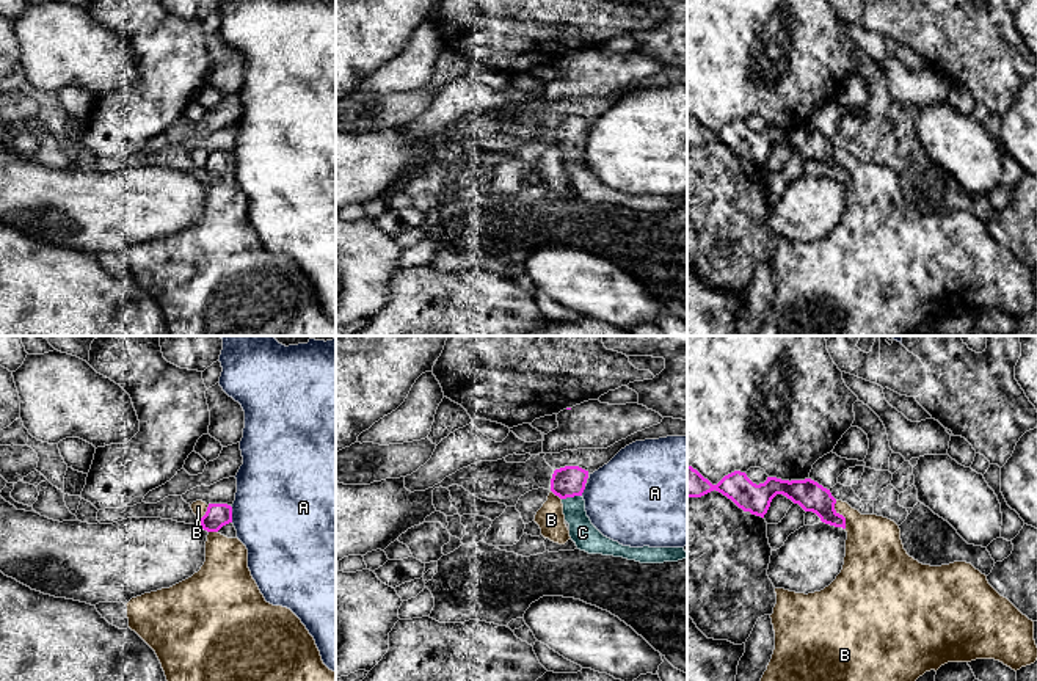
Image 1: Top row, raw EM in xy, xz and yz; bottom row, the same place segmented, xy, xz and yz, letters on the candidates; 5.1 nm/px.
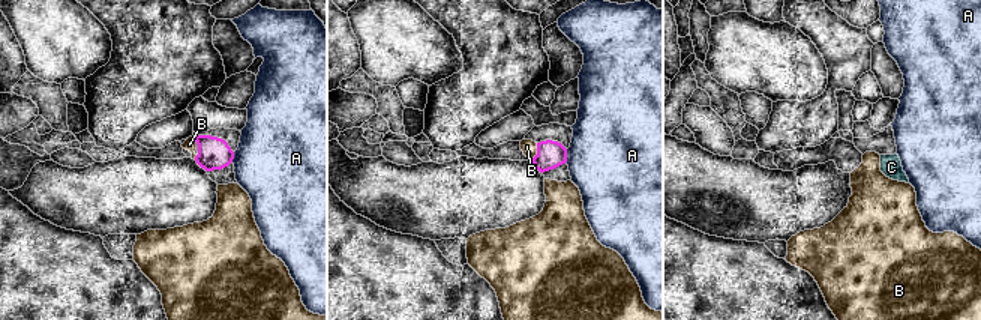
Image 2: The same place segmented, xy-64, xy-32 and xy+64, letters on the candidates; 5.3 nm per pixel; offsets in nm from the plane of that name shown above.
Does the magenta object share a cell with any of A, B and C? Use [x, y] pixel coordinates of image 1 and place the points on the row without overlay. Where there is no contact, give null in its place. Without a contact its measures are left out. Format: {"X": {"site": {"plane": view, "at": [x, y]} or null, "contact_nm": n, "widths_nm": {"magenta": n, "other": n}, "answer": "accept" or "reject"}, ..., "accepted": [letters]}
{"A": {"site": {"plane": "xy", "at": [231, 162]}, "contact_nm": 90, "widths_nm": {"magenta": 120, "other": 480}, "answer": "reject"}, "B": {"site": {"plane": "yz", "at": [841, 163]}, "contact_nm": 160, "widths_nm": {"magenta": 150, "other": 300}, "answer": "reject"}, "C": {"site": {"plane": "xz", "at": [571, 145]}, "contact_nm": 110, "widths_nm": {"magenta": 160, "other": 140}, "answer": "accept"}, "accepted": ["C"]}

